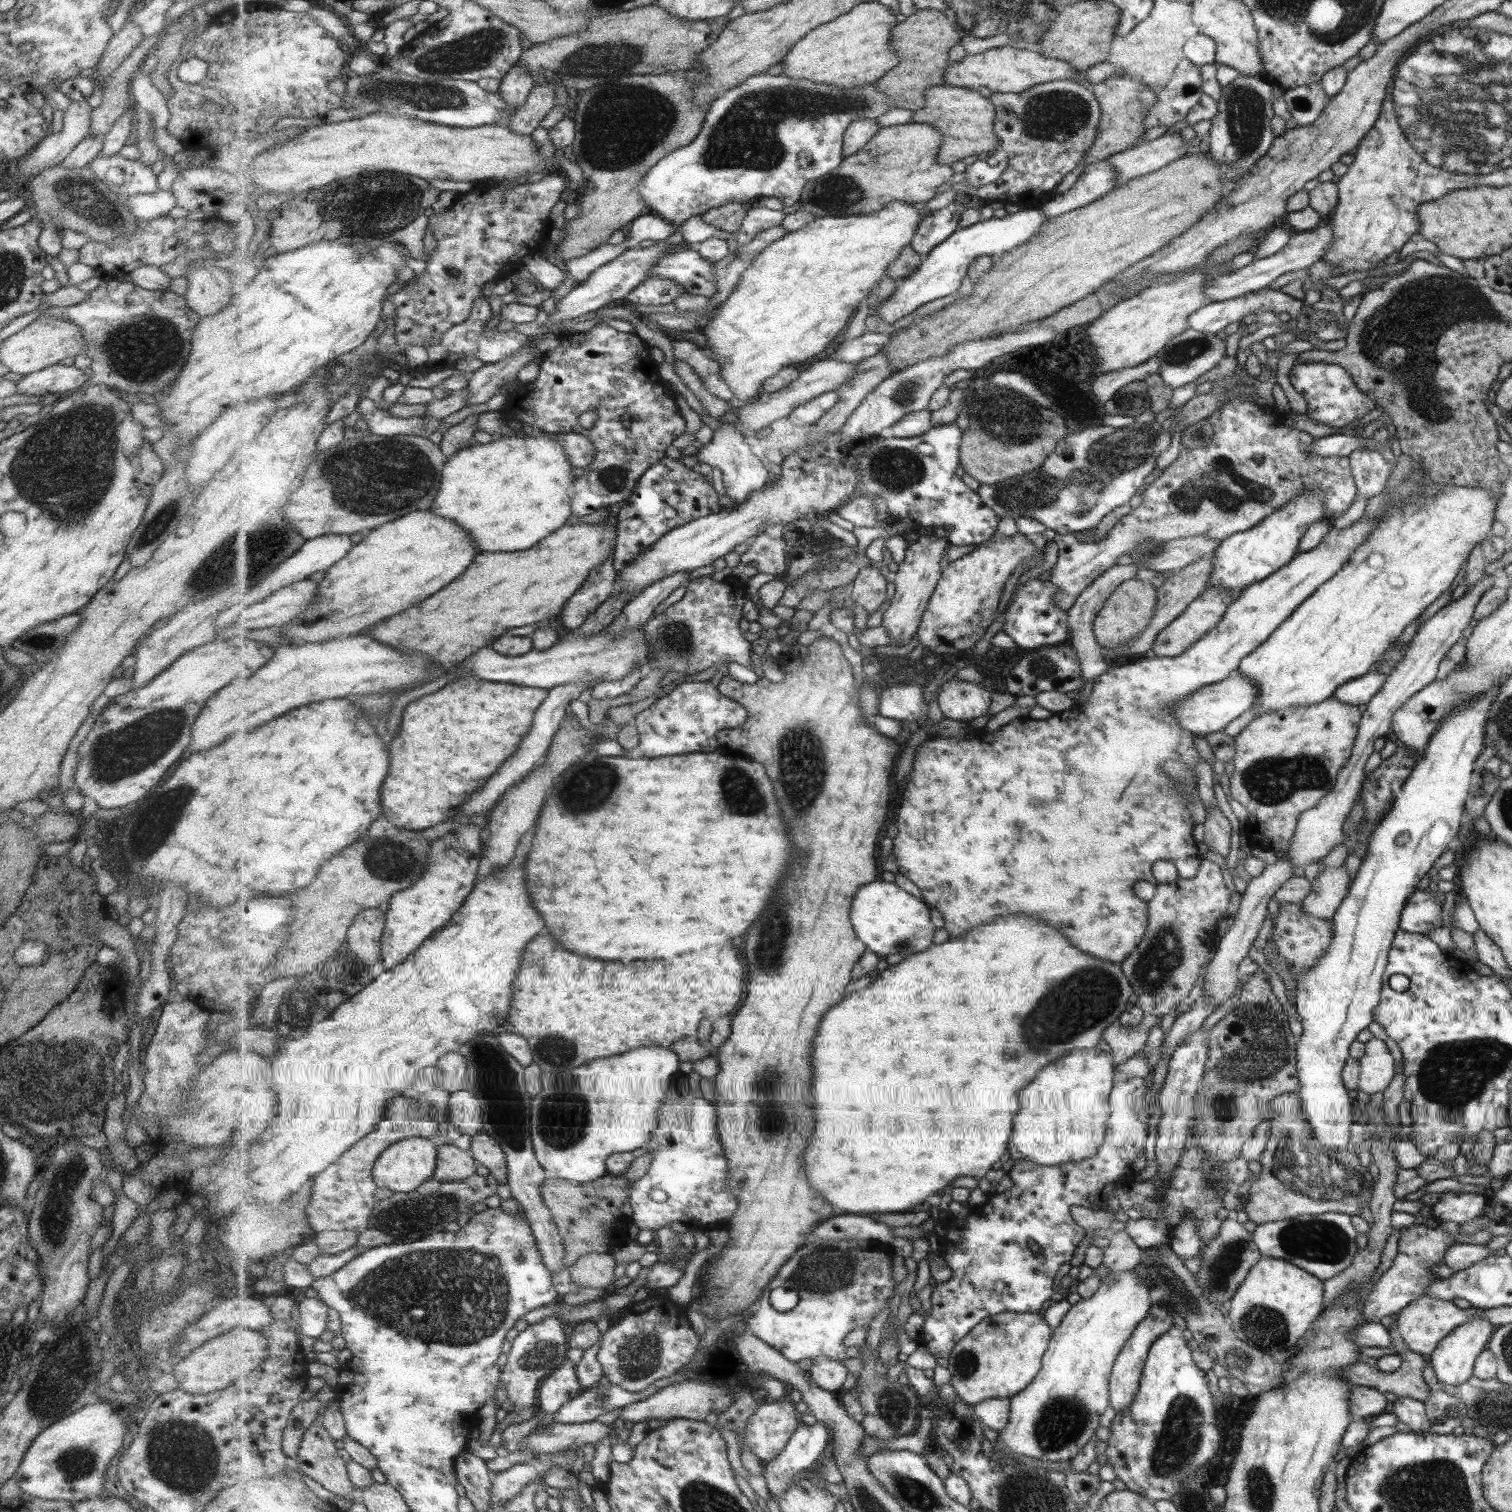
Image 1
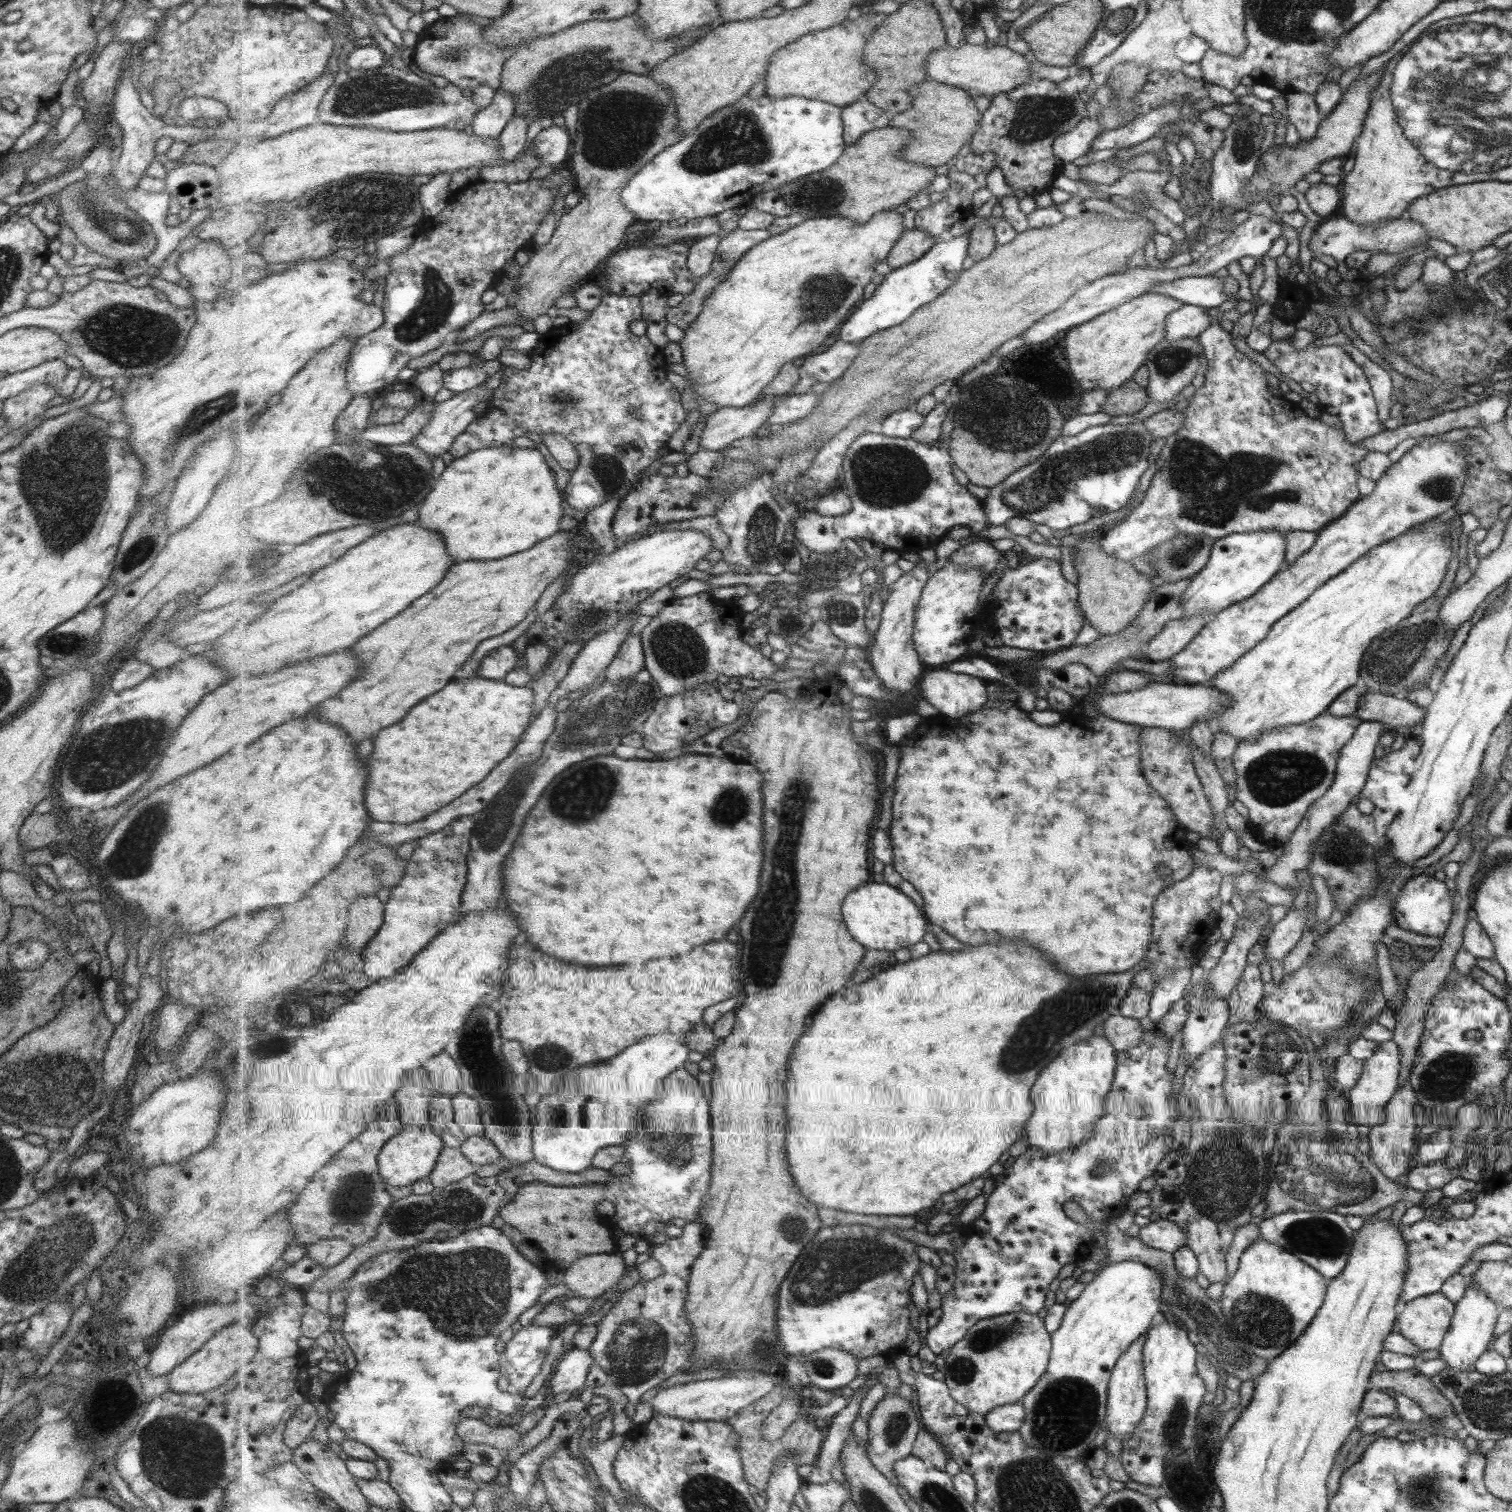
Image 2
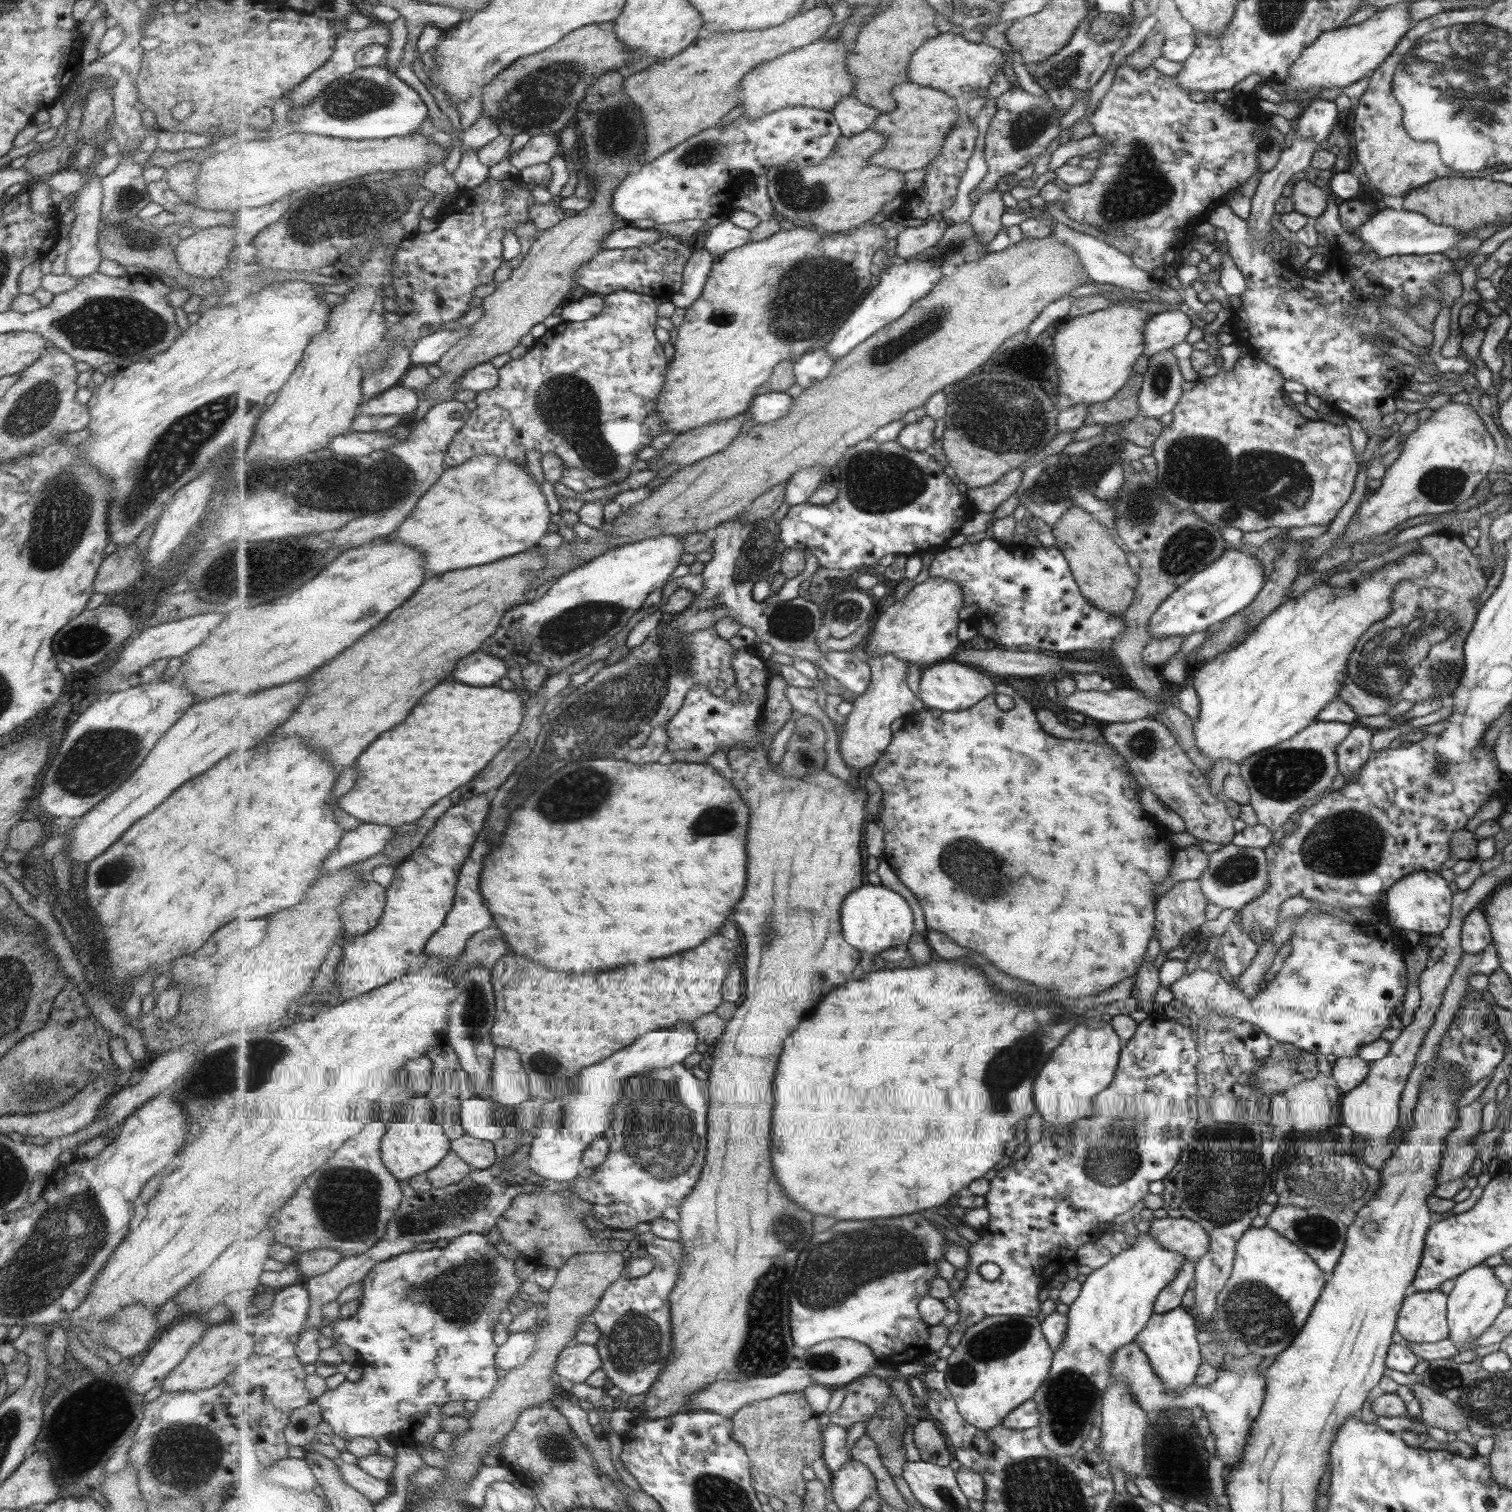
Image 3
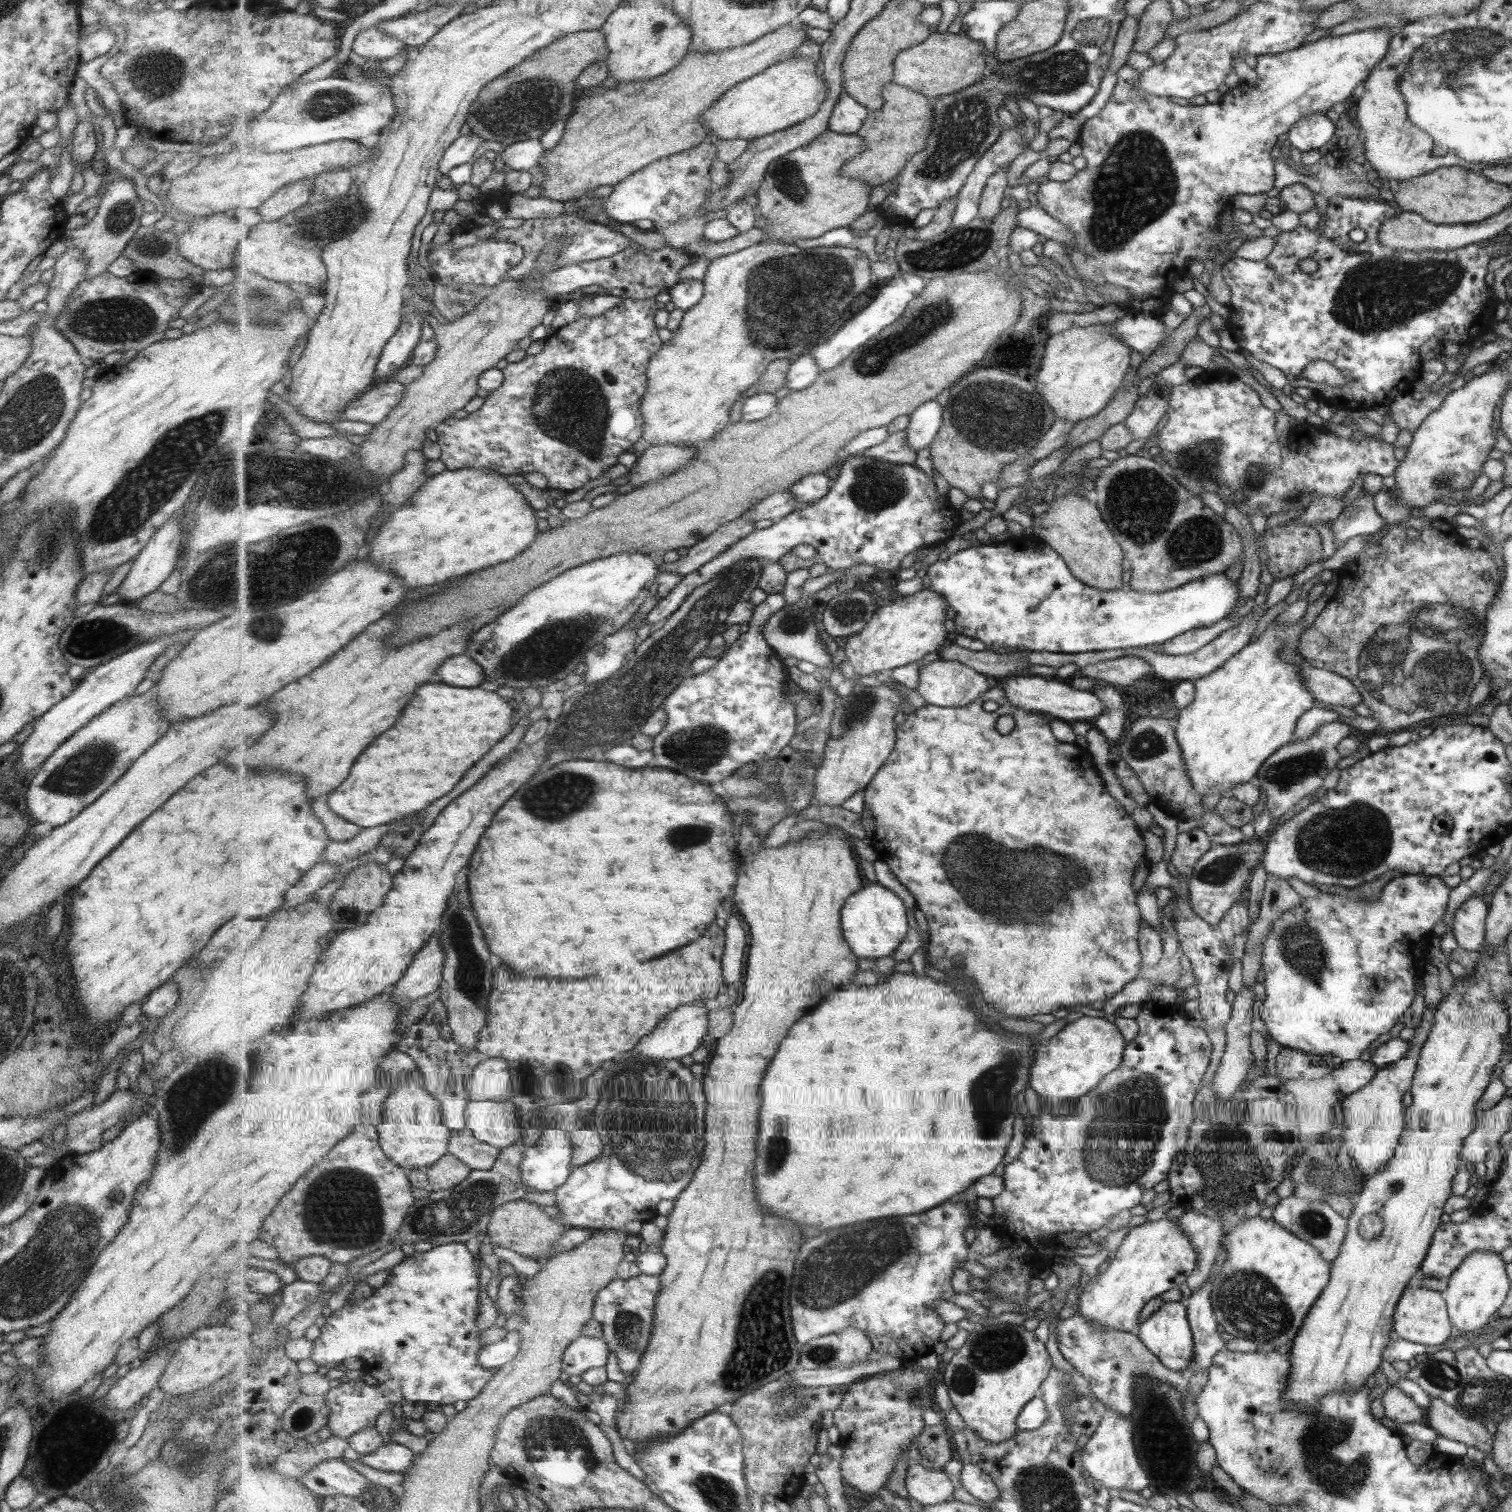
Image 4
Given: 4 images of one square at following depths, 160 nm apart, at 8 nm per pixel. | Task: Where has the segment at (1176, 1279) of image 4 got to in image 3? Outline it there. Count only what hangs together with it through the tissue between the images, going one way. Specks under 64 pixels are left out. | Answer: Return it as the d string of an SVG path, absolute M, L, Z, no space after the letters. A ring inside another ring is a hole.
M1149 1233L1139 1234L1137 1241L1131 1247L1122 1248L1121 1252L1112 1258L1101 1268L1093 1270L1081 1284L1080 1292L1075 1301L1068 1307L1067 1330L1064 1332L1064 1340L1053 1351L1052 1368L1048 1377L1037 1390L1034 1401L1039 1409L1041 1444L1048 1454L1067 1456L1076 1454L1082 1444L1088 1439L1093 1426L1093 1418L1100 1414L1101 1399L1104 1394L1097 1394L1109 1388L1109 1369L1112 1364L1112 1354L1126 1344L1133 1342L1152 1316L1153 1304L1157 1296L1176 1278L1181 1270L1181 1264L1185 1264L1185 1257L1161 1248L1153 1241Z

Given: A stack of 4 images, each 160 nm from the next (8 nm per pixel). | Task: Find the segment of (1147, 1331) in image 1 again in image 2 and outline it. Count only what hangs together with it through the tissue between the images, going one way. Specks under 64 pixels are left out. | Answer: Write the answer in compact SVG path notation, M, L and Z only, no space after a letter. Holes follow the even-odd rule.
M1145 1334L1139 1335L1119 1359L1113 1368L1108 1385L1108 1414L1105 1415L1106 1429L1120 1442L1126 1439L1143 1416L1147 1406L1147 1386L1144 1385L1143 1348Z

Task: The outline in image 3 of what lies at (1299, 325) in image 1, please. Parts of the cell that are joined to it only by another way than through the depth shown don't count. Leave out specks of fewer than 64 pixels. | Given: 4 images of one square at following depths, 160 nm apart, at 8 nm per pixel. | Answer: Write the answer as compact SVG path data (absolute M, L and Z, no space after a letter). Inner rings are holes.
M1179 310L1155 313L1146 322L1143 332L1143 355L1150 357L1160 350L1171 349L1173 345L1185 341L1191 331L1190 319Z

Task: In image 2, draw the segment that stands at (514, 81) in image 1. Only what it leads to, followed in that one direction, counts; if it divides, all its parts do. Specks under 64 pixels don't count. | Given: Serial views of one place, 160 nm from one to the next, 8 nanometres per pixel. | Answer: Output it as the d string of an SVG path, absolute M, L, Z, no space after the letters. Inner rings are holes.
M498 89L496 92L494 102L480 111L469 128L479 136L498 139L514 117L516 111L516 100L514 98L516 96L511 92L505 92L505 90L501 92Z

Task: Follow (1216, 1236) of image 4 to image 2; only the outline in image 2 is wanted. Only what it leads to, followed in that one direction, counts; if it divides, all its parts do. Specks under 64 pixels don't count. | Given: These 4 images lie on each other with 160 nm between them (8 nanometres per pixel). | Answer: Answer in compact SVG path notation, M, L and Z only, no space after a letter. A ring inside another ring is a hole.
M1151 1221L1140 1228L1138 1237L1141 1243L1149 1248L1173 1254L1177 1248L1187 1246L1187 1237L1181 1231L1181 1226L1173 1224L1173 1221Z

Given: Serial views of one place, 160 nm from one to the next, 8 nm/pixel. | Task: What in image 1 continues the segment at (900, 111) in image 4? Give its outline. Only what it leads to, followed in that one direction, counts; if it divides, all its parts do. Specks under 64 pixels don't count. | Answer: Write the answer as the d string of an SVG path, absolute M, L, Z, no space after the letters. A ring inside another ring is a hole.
M949 84L931 87L925 94L928 103L925 108L915 111L911 123L927 123L944 132L944 146L938 157L940 163L969 162L983 152L1001 148L1002 142L996 133L997 109L990 97L981 96L974 89Z

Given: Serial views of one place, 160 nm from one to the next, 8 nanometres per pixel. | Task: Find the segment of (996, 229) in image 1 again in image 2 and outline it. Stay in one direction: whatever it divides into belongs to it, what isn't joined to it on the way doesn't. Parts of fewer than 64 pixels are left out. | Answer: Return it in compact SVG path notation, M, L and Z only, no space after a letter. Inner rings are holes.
M971 232L957 233L956 237L939 239L923 258L887 274L874 295L862 301L848 321L842 325L841 340L864 342L882 331L898 327L909 320L913 313L947 293L953 284L957 283L960 274L964 272L963 262L967 260L969 254L970 240L972 240Z

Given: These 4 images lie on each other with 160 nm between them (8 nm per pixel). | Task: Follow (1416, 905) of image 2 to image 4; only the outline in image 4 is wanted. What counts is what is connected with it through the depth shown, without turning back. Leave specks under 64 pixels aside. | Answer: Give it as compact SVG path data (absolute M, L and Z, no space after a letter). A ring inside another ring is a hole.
M1396 874L1393 880L1385 884L1381 890L1379 900L1381 902L1359 902L1359 904L1345 904L1347 899L1339 894L1328 894L1327 892L1318 892L1315 898L1305 898L1299 905L1288 909L1279 915L1278 919L1273 921L1269 935L1263 941L1263 950L1261 951L1260 968L1264 971L1264 993L1261 1008L1258 1010L1259 1018L1263 1021L1269 1037L1281 1047L1291 1050L1301 1051L1302 1053L1322 1056L1330 1054L1337 1056L1343 1061L1352 1061L1361 1056L1361 1052L1367 1050L1367 1046L1379 1036L1386 1034L1387 1030L1399 1022L1397 1018L1409 1008L1413 1000L1413 980L1417 970L1421 970L1421 956L1423 956L1423 942L1427 942L1427 936L1431 934L1433 928L1445 914L1447 902L1449 901L1450 889L1443 884L1442 876L1425 876L1420 874L1401 875Z

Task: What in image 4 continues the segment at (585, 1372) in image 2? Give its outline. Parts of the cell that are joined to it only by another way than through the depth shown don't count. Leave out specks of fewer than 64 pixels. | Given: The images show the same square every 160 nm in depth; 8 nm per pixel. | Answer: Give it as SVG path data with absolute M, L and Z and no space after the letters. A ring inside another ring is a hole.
M581 1335L573 1344L570 1344L563 1357L562 1371L570 1377L583 1376L593 1368L607 1366L609 1347L603 1336Z

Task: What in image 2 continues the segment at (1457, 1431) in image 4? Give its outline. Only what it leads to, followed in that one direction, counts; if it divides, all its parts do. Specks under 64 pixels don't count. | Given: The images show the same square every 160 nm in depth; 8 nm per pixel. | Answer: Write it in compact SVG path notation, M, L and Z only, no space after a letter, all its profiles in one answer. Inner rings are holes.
M1415 1366L1403 1372L1373 1370L1369 1376L1369 1385L1382 1392L1391 1388L1396 1394L1410 1398L1419 1405L1425 1416L1444 1418L1453 1414L1448 1399Z

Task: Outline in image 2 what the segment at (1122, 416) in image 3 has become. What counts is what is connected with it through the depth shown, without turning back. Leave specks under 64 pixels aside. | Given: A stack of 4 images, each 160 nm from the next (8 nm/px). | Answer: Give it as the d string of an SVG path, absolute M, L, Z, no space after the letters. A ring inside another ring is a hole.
M1132 378L1125 380L1118 387L1108 390L1110 398L1105 400L1105 410L1111 414L1133 415L1148 403L1145 389L1137 386Z

